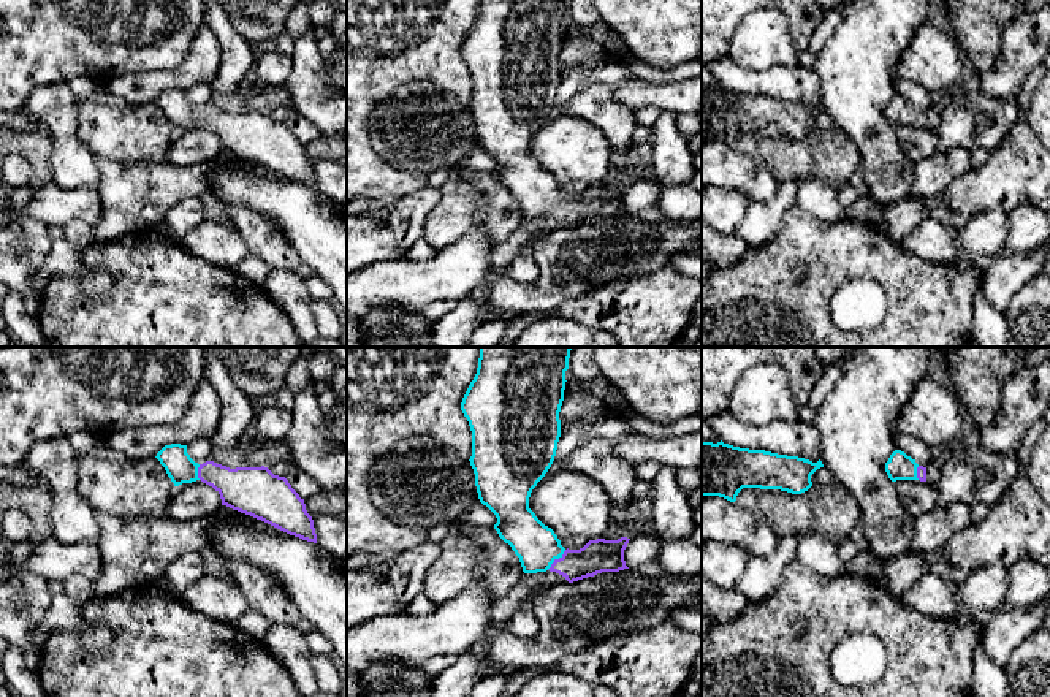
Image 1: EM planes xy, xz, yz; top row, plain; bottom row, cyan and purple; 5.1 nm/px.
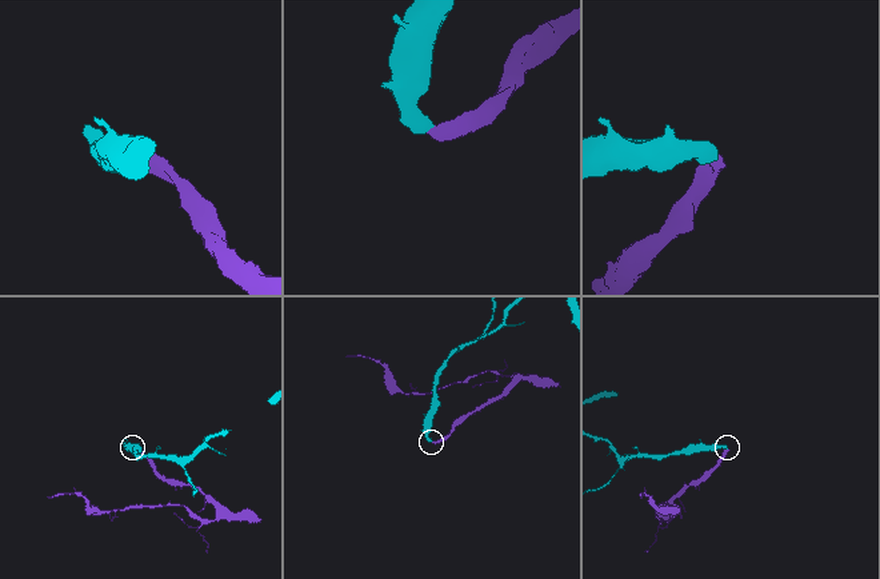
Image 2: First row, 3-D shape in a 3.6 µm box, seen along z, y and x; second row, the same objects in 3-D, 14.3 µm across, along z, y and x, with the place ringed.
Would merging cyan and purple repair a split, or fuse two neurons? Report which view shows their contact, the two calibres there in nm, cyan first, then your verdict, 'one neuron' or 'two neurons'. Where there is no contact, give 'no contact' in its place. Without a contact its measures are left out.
meets cyan in xz; 220 nm thick on the cyan side, 170 nm on the other; one neuron

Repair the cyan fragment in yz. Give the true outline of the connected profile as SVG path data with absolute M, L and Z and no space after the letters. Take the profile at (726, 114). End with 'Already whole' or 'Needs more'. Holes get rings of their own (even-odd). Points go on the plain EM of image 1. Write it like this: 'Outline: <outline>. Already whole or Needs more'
Outline: M722 86L702 87L702 141L736 146L743 133L781 135L801 139L812 131L811 120L824 112L798 101L740 93Z. Already whole

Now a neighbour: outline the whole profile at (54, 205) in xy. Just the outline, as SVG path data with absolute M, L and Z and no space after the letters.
M51 182L16 212L16 217L19 215L30 215L48 225L65 227L71 220L82 220L93 227L101 215L100 190L98 187L63 189Z

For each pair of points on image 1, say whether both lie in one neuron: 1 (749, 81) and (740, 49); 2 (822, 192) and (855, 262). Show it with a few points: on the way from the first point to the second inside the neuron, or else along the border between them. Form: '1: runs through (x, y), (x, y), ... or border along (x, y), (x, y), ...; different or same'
1: border along (727, 57), (749, 70), (767, 70), (781, 65); different
2: border along (800, 206), (821, 220), (844, 219); different

